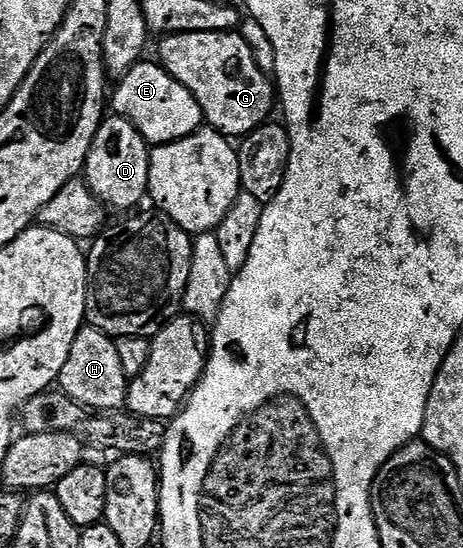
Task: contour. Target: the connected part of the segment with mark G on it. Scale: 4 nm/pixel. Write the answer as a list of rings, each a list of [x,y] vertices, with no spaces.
[[[191,31],[165,35],[159,41],[160,66],[194,93],[211,130],[225,137],[243,137],[271,116],[268,114],[278,99],[273,80],[254,61],[250,45],[236,31]]]

